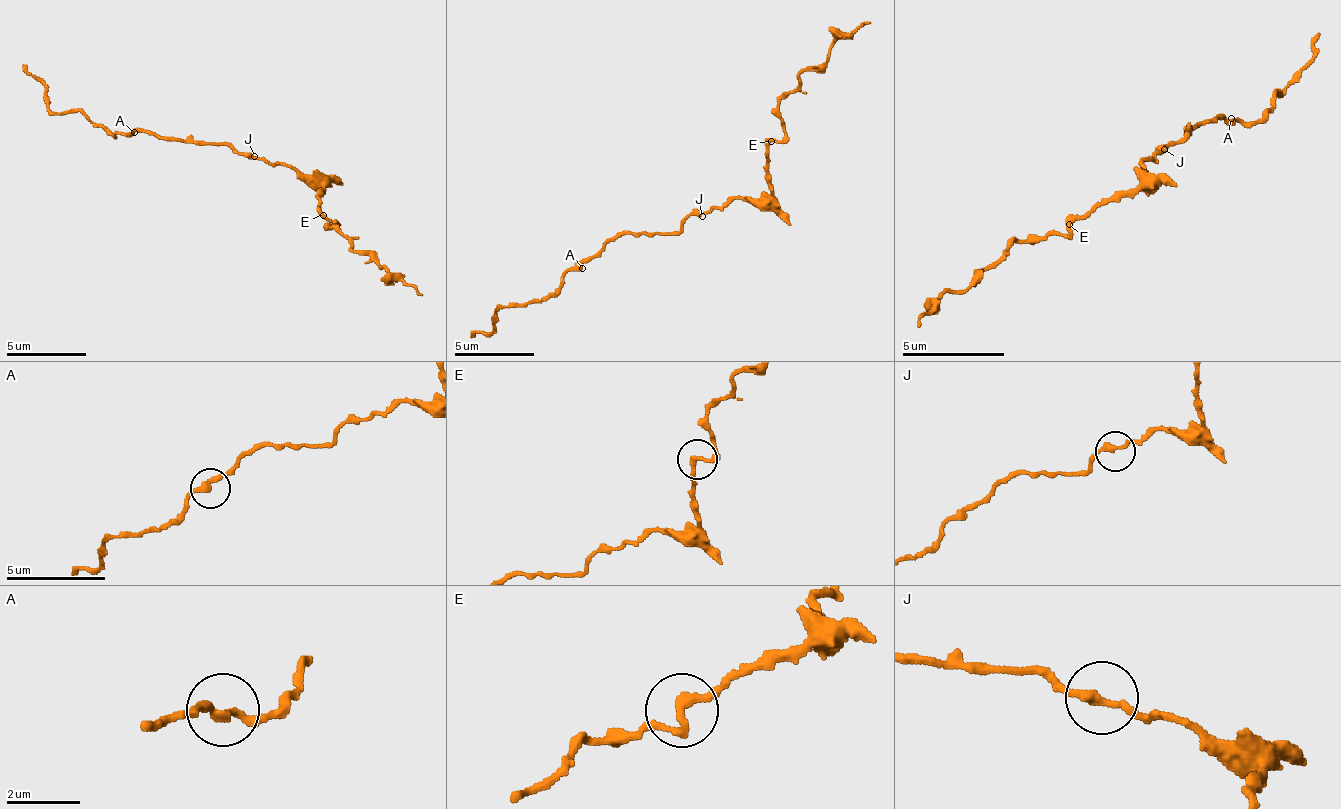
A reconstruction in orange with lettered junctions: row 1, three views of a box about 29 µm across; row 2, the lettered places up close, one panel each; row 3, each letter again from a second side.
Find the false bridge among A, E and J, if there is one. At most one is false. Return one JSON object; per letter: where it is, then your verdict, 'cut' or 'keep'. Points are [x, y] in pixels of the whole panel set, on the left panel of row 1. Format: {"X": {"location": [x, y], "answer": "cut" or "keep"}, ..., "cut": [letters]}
{"A": {"location": [134, 132], "answer": "keep"}, "E": {"location": [323, 215], "answer": "keep"}, "J": {"location": [254, 156], "answer": "keep"}, "cut": []}

